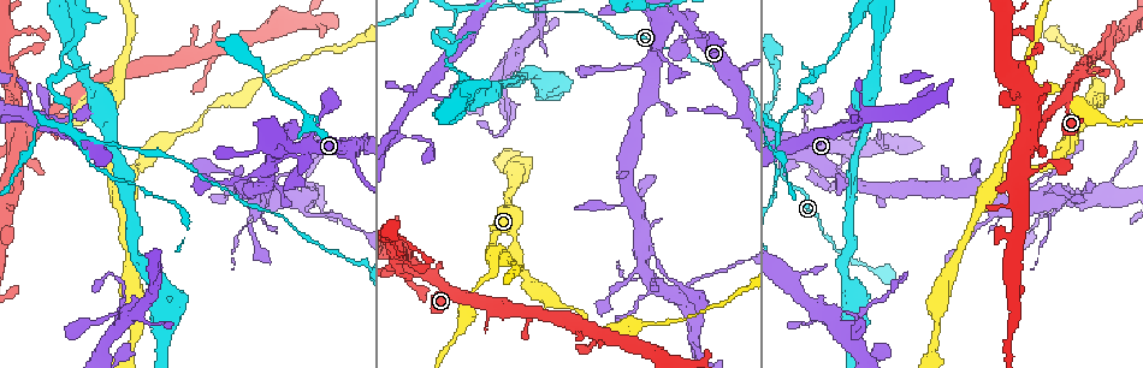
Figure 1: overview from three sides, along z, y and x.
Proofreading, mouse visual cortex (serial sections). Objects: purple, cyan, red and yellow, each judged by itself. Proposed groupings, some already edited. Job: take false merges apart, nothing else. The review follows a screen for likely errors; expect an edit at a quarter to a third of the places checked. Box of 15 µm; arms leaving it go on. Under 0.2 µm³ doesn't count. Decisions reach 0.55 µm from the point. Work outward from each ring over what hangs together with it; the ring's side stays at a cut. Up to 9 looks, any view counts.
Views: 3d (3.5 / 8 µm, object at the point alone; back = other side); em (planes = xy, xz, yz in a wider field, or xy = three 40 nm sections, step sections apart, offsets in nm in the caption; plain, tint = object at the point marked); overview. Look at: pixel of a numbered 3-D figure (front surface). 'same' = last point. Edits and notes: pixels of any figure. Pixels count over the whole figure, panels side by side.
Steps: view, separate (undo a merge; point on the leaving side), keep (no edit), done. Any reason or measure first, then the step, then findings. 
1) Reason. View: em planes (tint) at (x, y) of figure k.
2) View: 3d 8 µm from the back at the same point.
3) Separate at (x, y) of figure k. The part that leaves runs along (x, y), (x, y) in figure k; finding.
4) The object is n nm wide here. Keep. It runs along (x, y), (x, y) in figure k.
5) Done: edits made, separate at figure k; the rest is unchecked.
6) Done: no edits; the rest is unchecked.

View: 3d 8 µm at (777, 137) of figure 1.

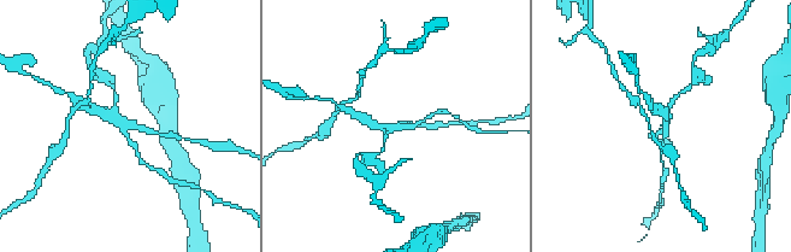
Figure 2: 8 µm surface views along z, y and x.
View: 3d 3.5 µm at (124, 126) of figure 2.

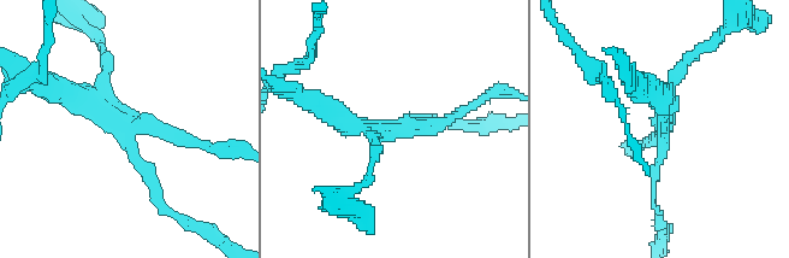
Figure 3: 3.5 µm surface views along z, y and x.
4 arms meet here; the arms are 150, 150, 150, 250 nm wide; shape alone is not enough. View: em xy step 3 (tint) at (664, 121) of figure 3.

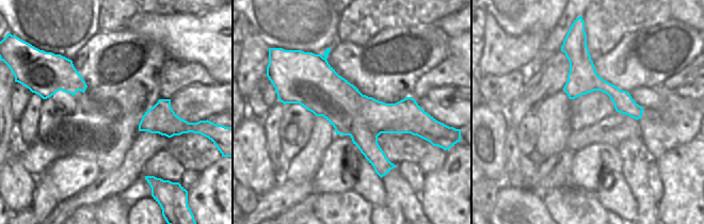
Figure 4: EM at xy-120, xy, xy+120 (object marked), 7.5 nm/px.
Separate at (375, 151) of figure 3. Two cells meet here.

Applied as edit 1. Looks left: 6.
Redraw. View: overview.

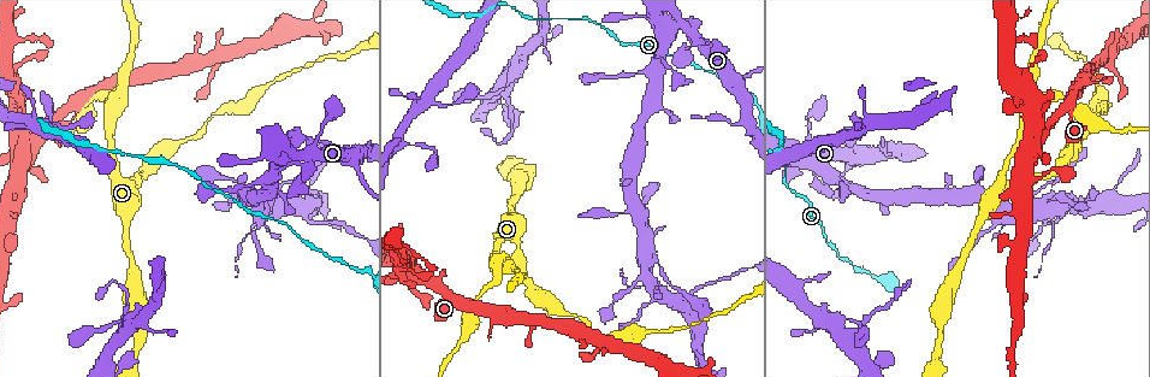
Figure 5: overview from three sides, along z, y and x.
Sudden change in width. View: 3d 3.5 µm at (498, 275) of figure 5.

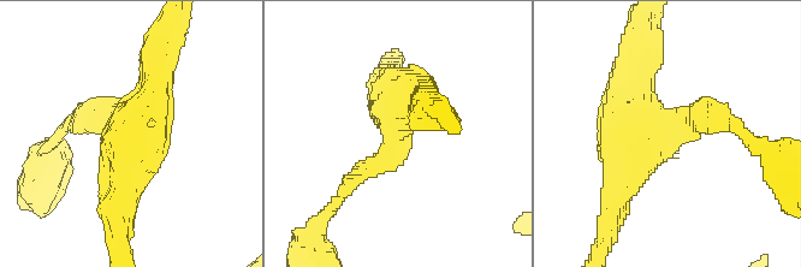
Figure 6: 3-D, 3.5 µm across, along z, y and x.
View: em xy step 5 (plain) at (661, 132) of figure 6.

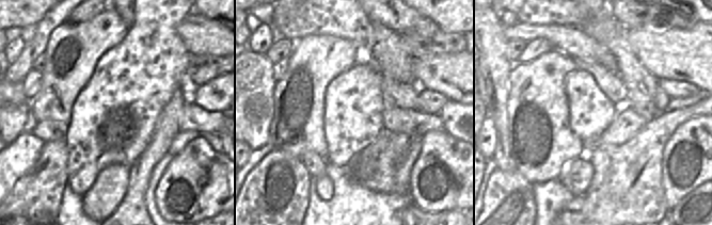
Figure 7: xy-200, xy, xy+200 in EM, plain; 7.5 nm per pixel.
With the object marked. View: em xy step 5 (tint) at the same point.

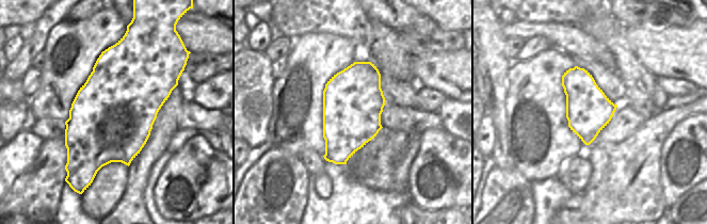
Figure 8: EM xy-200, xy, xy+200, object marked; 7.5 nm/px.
Keep. Continuous, no second cell.

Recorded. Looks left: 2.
View: 3d 3.5 µm at (651, 261) of figure 5.

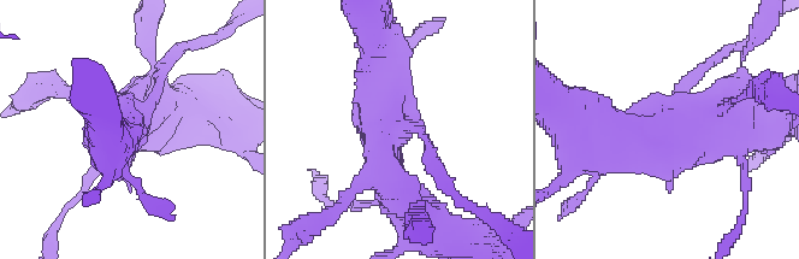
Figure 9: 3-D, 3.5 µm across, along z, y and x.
Now the EM. View: em xy step 1 (tint) at (404, 126) of figure 9.

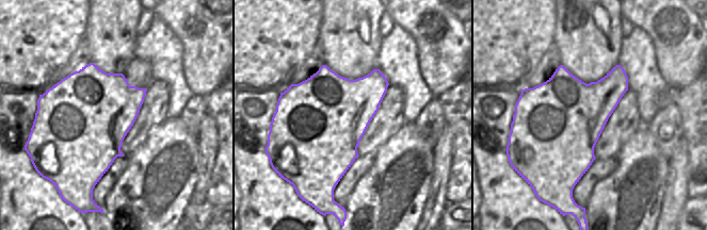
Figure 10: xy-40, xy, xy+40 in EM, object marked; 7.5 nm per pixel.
Keep. It runs along (378, 40), (382, 166), (400, 194) in figure 9; continuous, no second cell.

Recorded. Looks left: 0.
Done: edits made, separate at figure 3; the rest is unchecked.

